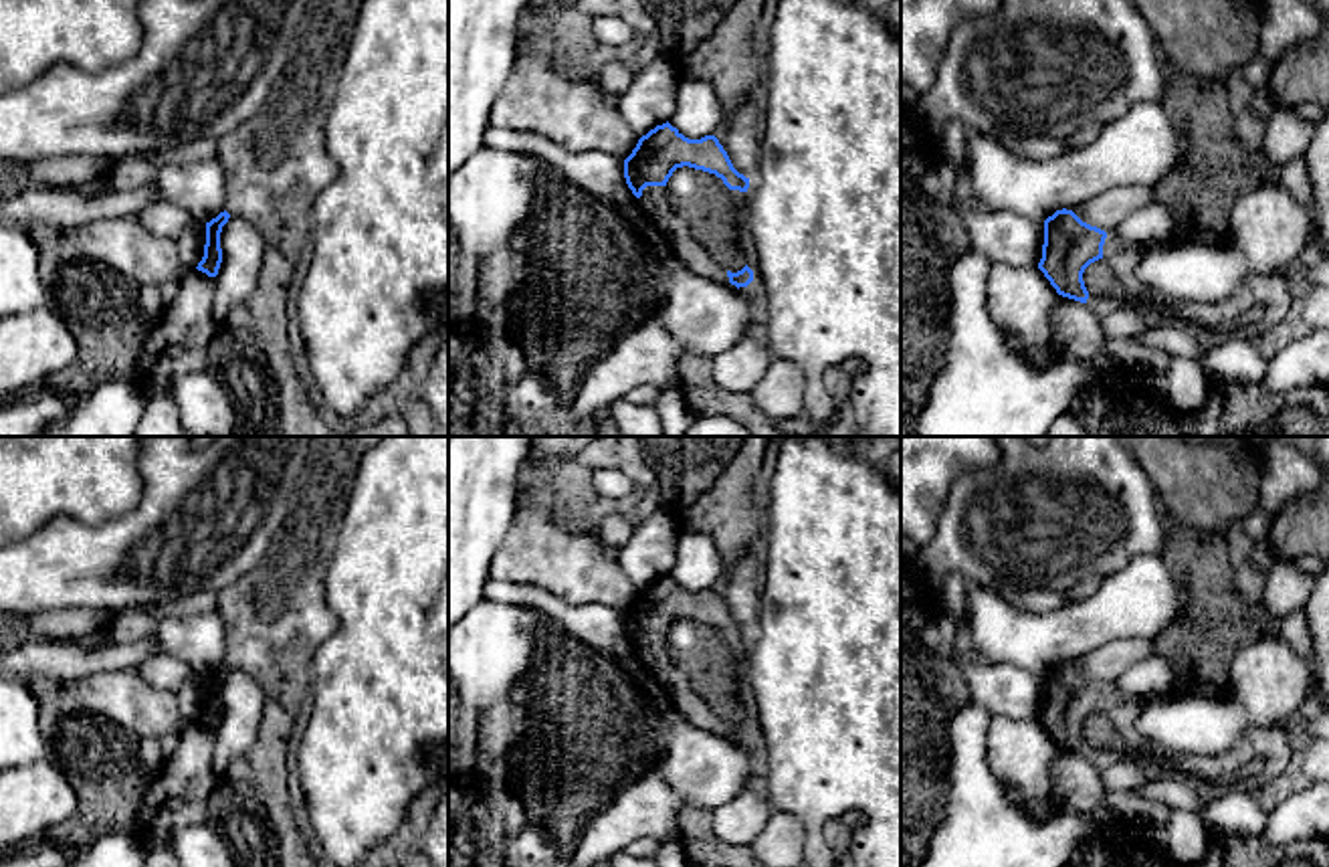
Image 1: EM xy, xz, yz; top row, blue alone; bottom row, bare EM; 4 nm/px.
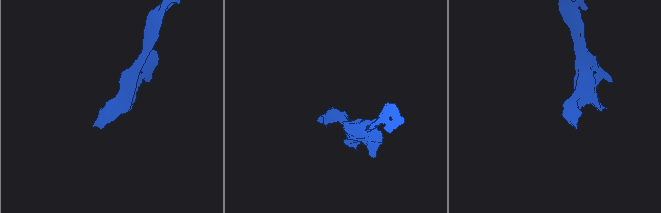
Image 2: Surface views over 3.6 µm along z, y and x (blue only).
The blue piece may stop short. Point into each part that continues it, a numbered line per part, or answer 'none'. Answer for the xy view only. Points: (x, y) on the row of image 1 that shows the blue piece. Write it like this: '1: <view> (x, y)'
none

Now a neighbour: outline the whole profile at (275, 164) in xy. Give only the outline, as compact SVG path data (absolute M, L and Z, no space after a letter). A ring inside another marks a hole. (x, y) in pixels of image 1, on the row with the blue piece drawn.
M309 0L291 59L263 107L216 146L216 160L224 168L224 210L252 224L267 249L277 249L293 265L305 261L315 200L337 176L327 156L325 129L362 4Z

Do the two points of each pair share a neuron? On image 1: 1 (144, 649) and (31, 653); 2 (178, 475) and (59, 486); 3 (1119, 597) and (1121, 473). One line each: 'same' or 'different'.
1: same
2: different
3: different

